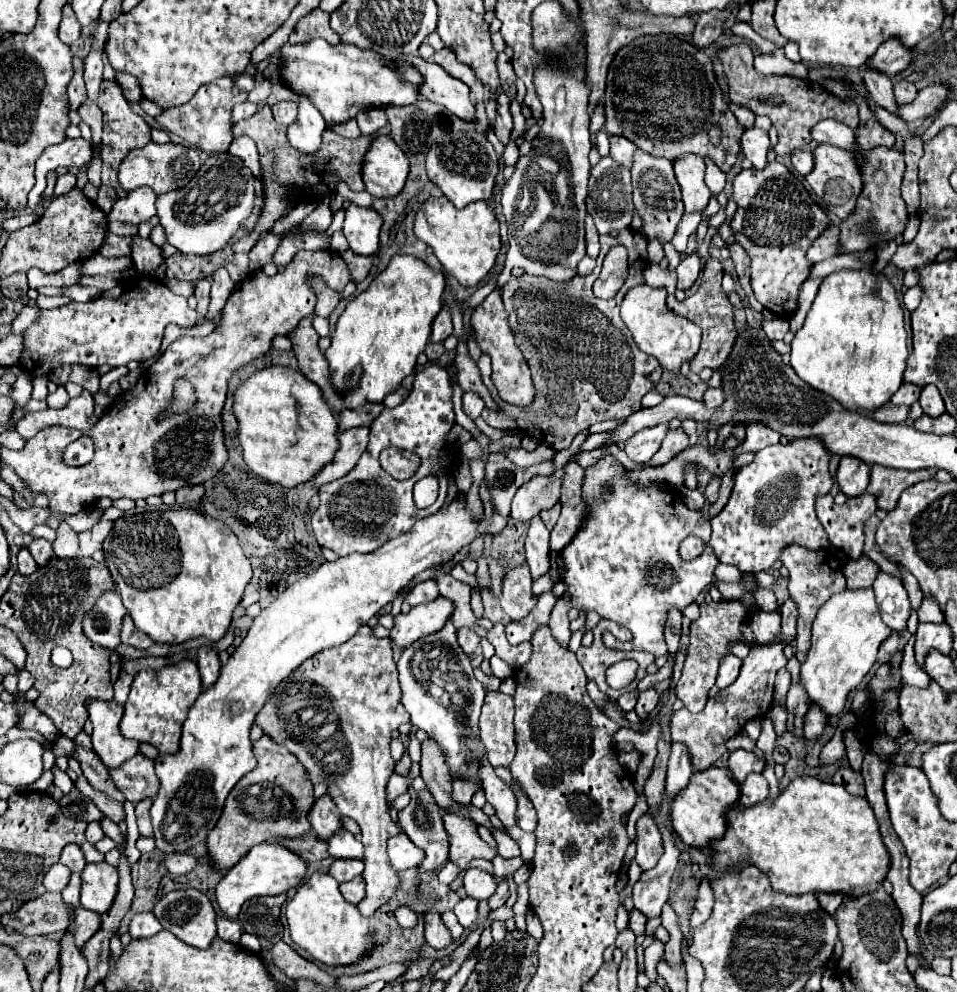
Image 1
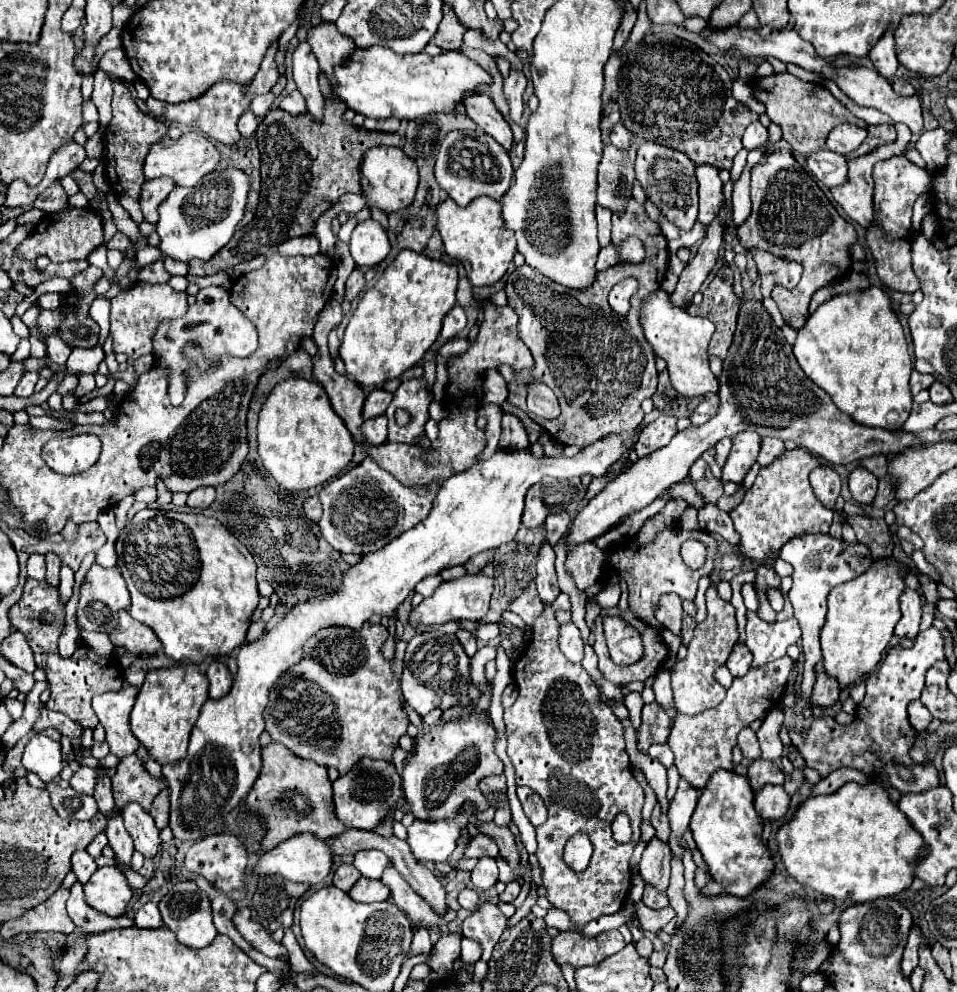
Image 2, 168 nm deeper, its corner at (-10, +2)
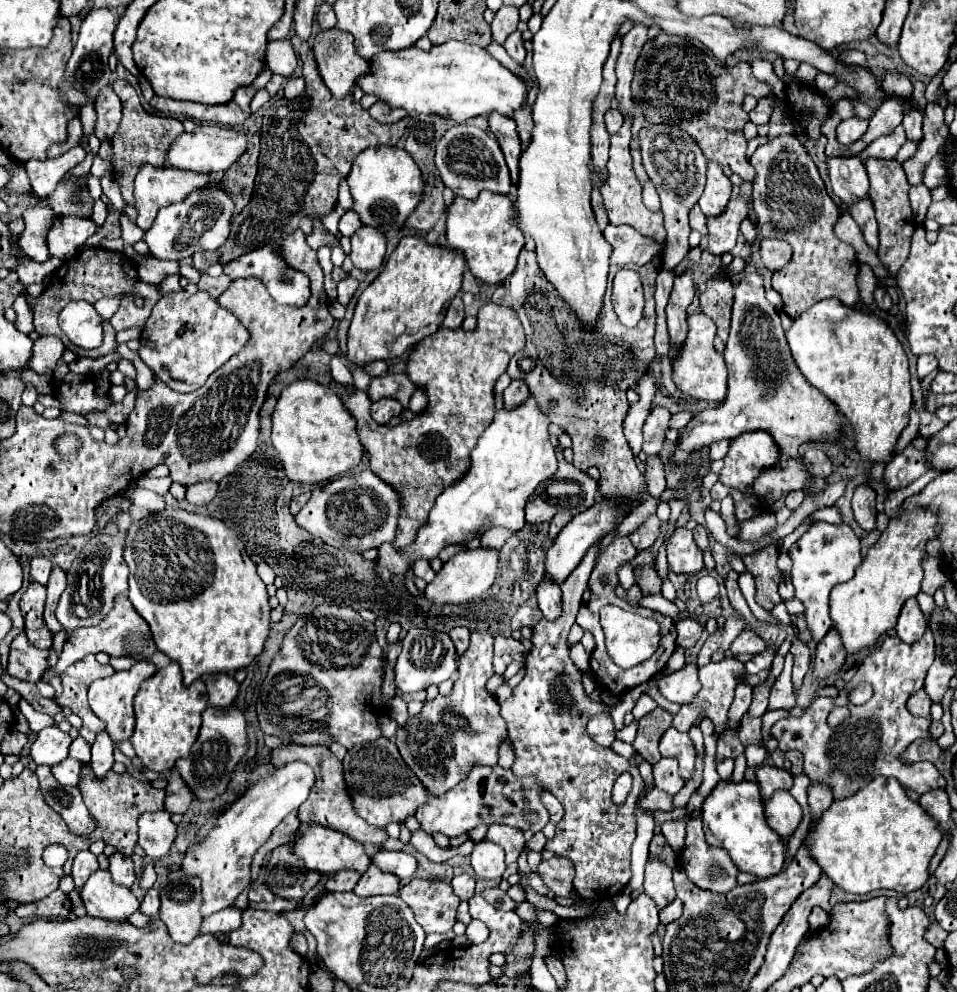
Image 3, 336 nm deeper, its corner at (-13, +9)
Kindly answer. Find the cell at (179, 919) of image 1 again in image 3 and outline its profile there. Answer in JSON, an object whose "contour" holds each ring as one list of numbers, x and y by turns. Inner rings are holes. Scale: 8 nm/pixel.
{"contour":[[182,876,166,884,160,890,160,902,158,918,166,924,170,938,180,944,190,944,202,924,200,878]]}

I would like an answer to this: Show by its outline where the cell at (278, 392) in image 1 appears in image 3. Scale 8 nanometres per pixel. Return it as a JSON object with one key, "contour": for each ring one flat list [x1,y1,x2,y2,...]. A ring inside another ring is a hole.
{"contour":[[298,380,282,390,272,424,272,444,282,458,286,478,292,482,324,484,342,478,364,456,354,416,334,390,314,380]]}

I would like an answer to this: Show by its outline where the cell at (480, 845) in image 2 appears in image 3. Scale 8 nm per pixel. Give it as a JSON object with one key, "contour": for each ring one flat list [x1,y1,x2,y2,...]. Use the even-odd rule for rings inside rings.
{"contour":[[492,824,488,828,486,840,494,842,494,844,500,844,504,848,504,852,506,852,506,864,518,860,522,848,524,848,524,842,526,842,522,830,516,830,512,826,504,826,504,824]]}

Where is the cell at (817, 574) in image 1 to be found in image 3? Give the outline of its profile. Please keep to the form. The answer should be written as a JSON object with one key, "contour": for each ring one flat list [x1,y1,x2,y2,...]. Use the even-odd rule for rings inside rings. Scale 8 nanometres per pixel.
{"contour":[[814,522,810,530,790,548,792,558,792,584,796,588,796,598,806,606,806,622,812,636,820,642,832,626,828,612,828,596,836,584,848,582,854,576,854,570,860,566,860,540,848,524,830,524]]}

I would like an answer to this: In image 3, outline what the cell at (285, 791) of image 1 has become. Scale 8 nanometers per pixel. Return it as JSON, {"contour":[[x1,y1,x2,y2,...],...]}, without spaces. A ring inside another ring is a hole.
{"contour":[[290,744,290,746,282,746,282,748,272,752,272,764,274,766,286,764,290,760,308,762,314,768,314,774,316,774,316,786,310,790,308,800,298,810,300,822,310,822,310,824,318,822,318,824,328,826,332,830,344,832,344,834,348,834,350,838,354,838,354,840,358,840,362,844,370,844,370,842,372,844,384,844,388,840,388,832,384,828,370,826,366,820,362,820,356,814,356,810,352,806,352,796,348,794,348,786,344,782,342,762,326,746,296,746,296,744]]}

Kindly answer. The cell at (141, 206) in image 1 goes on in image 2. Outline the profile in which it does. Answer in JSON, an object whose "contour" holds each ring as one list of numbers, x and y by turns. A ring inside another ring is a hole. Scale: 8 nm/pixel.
{"contour":[[159,177,159,179,149,179,141,187,141,211,145,215,145,221,157,223,157,207,165,197,173,191,175,183,169,177]]}

